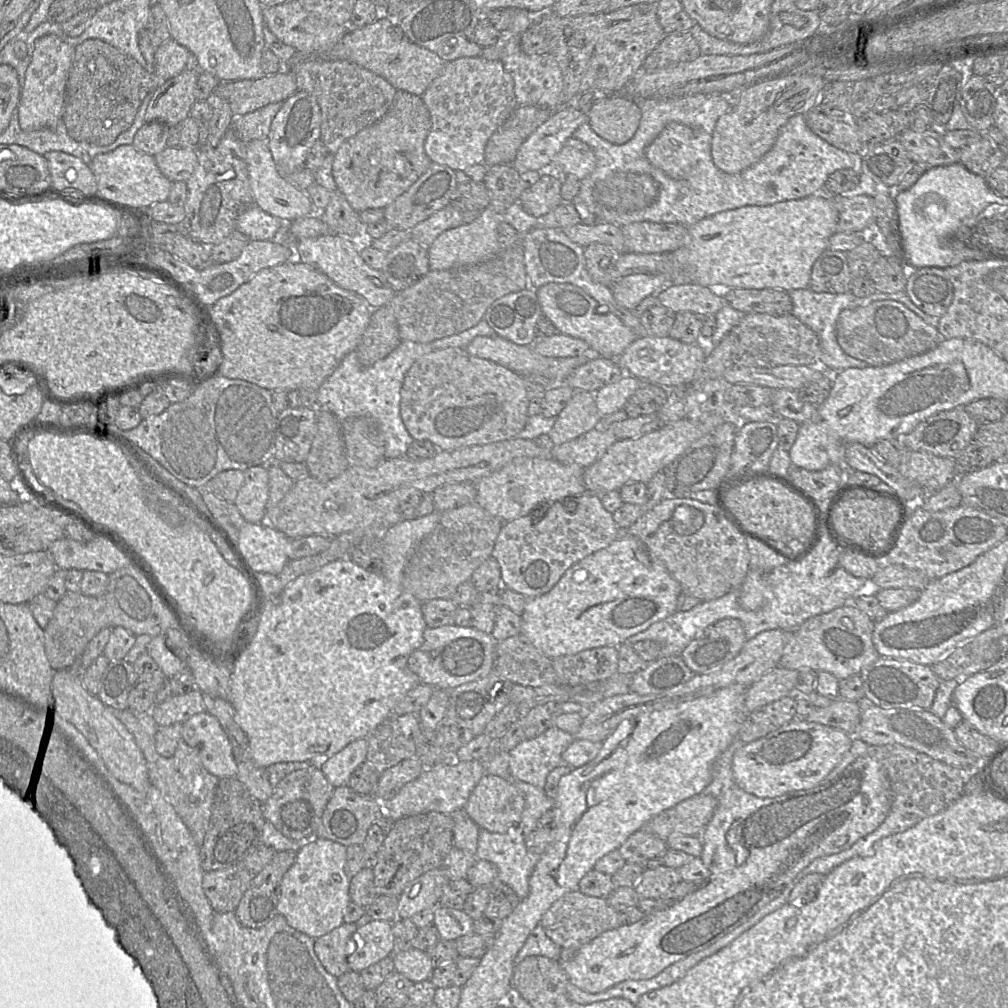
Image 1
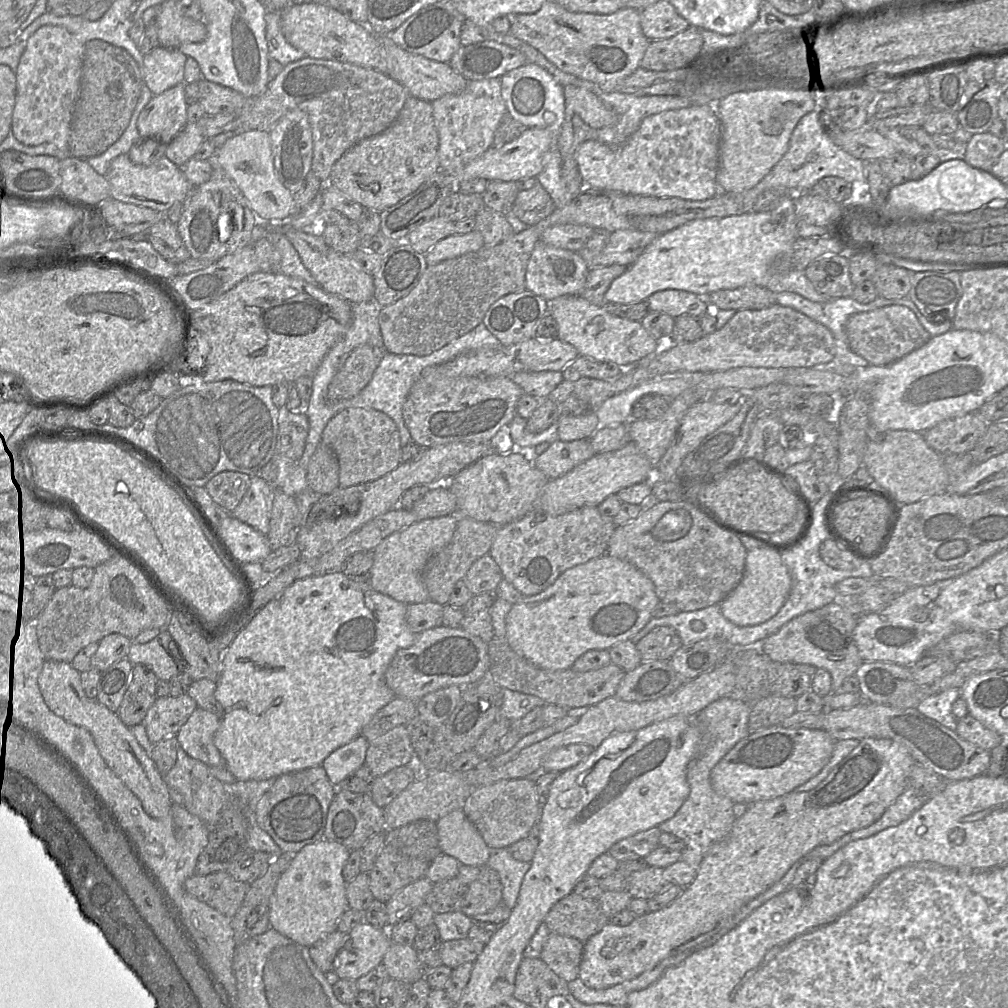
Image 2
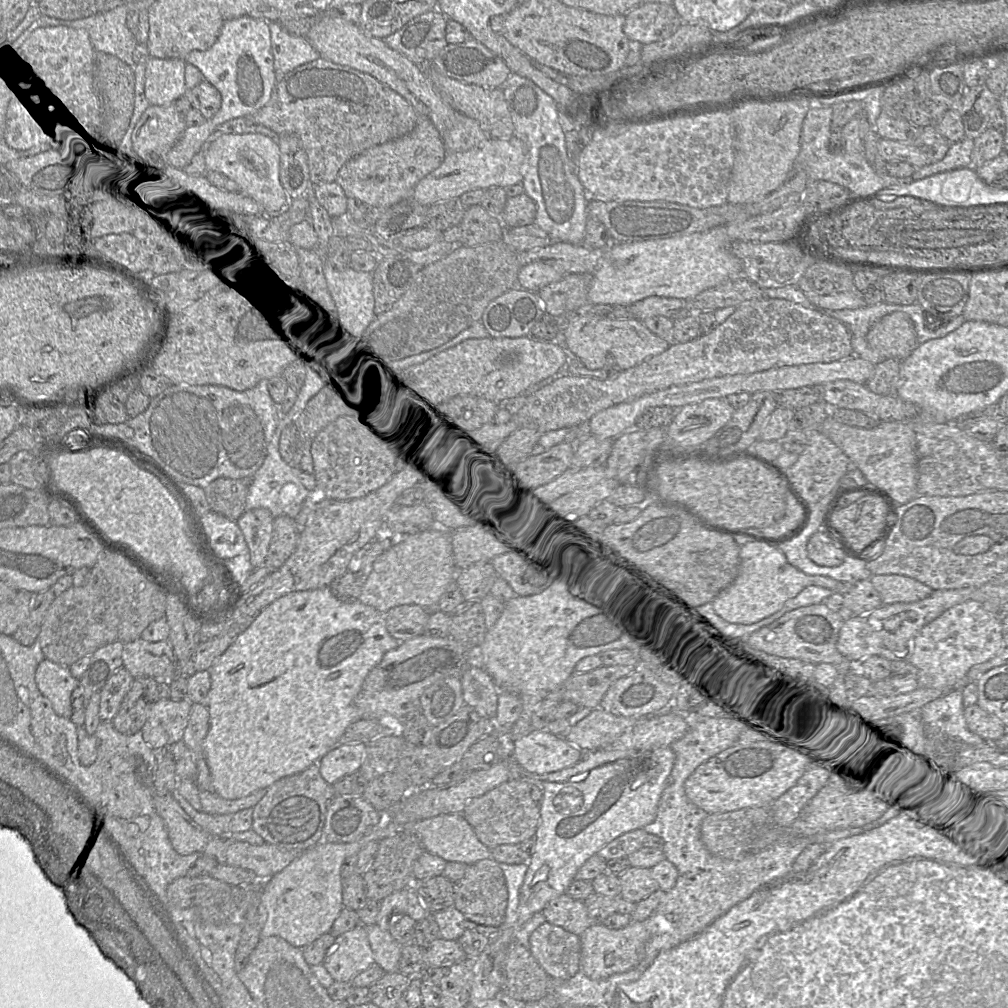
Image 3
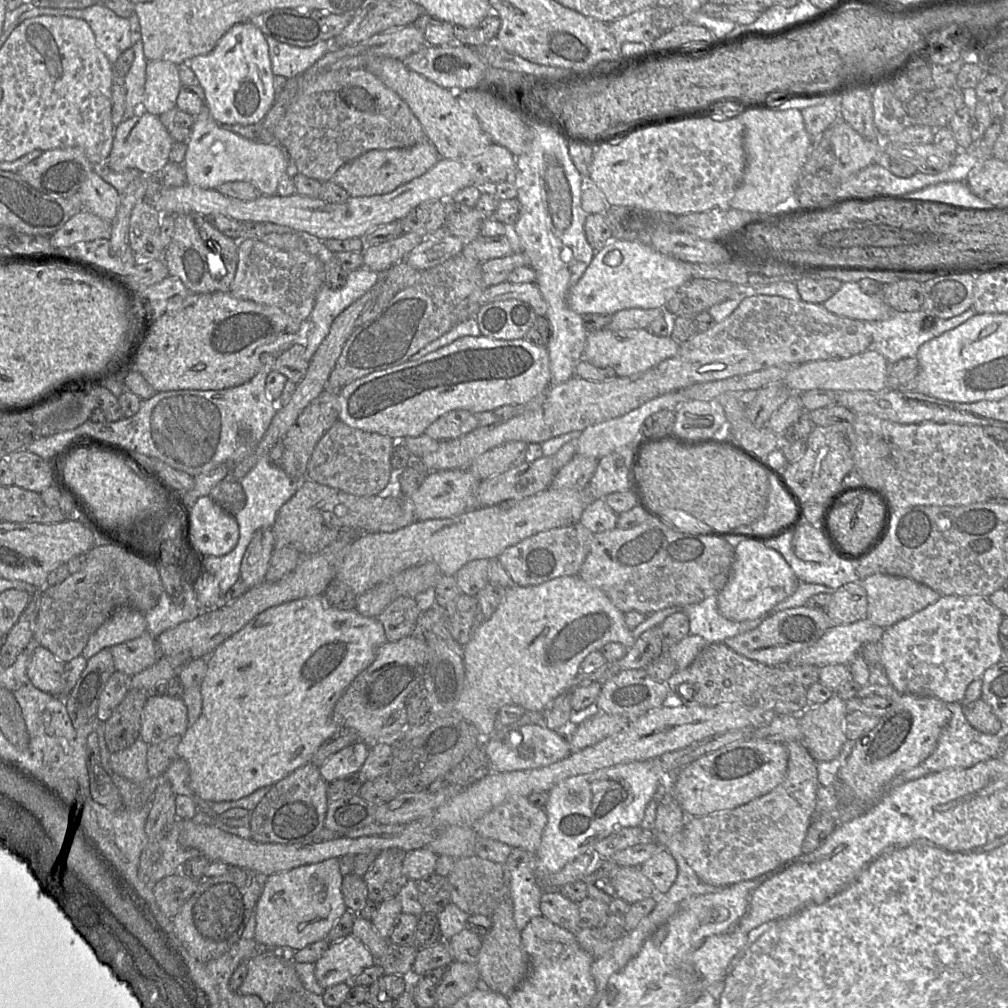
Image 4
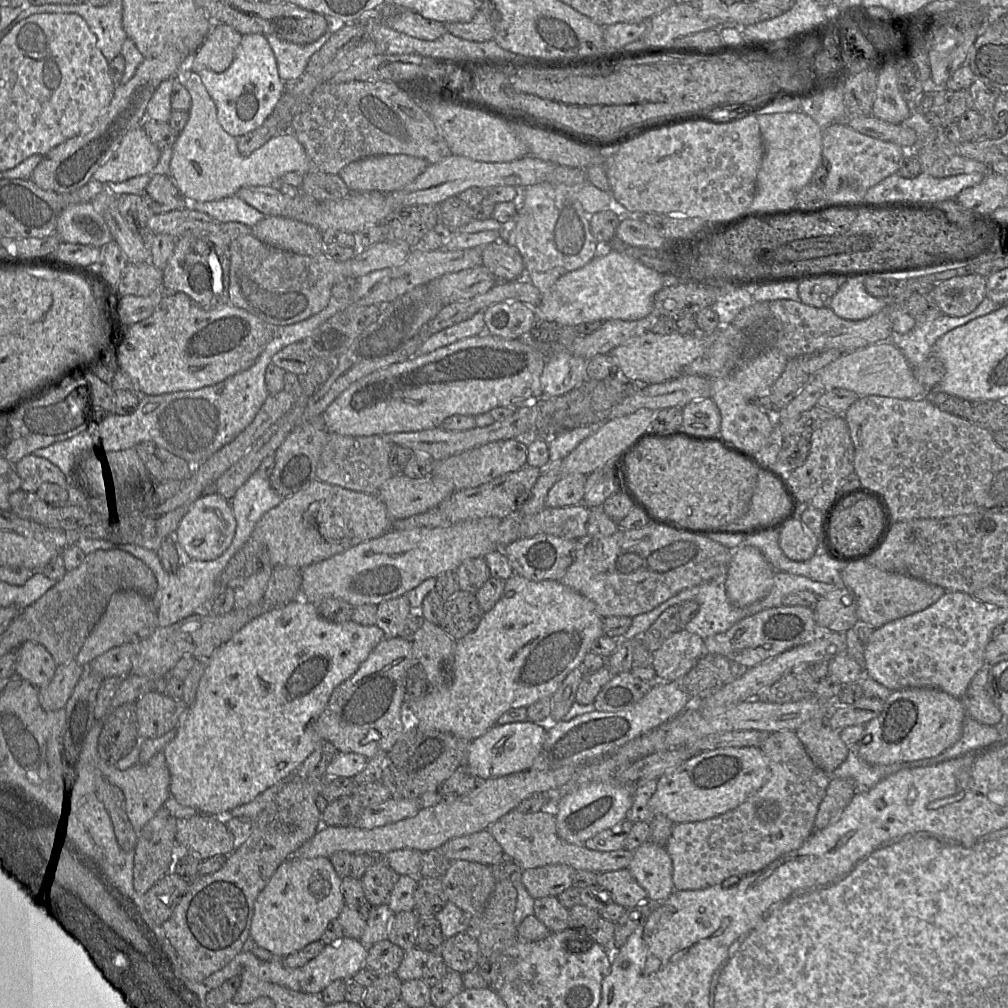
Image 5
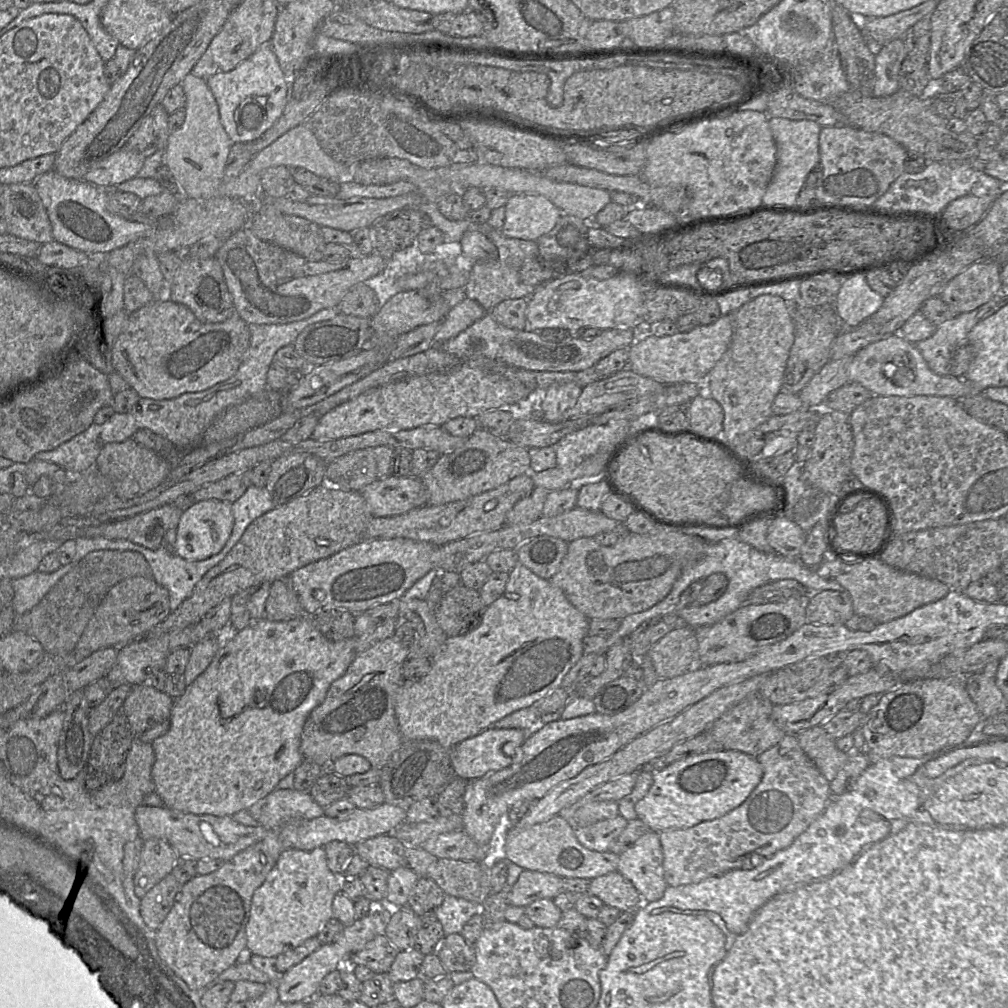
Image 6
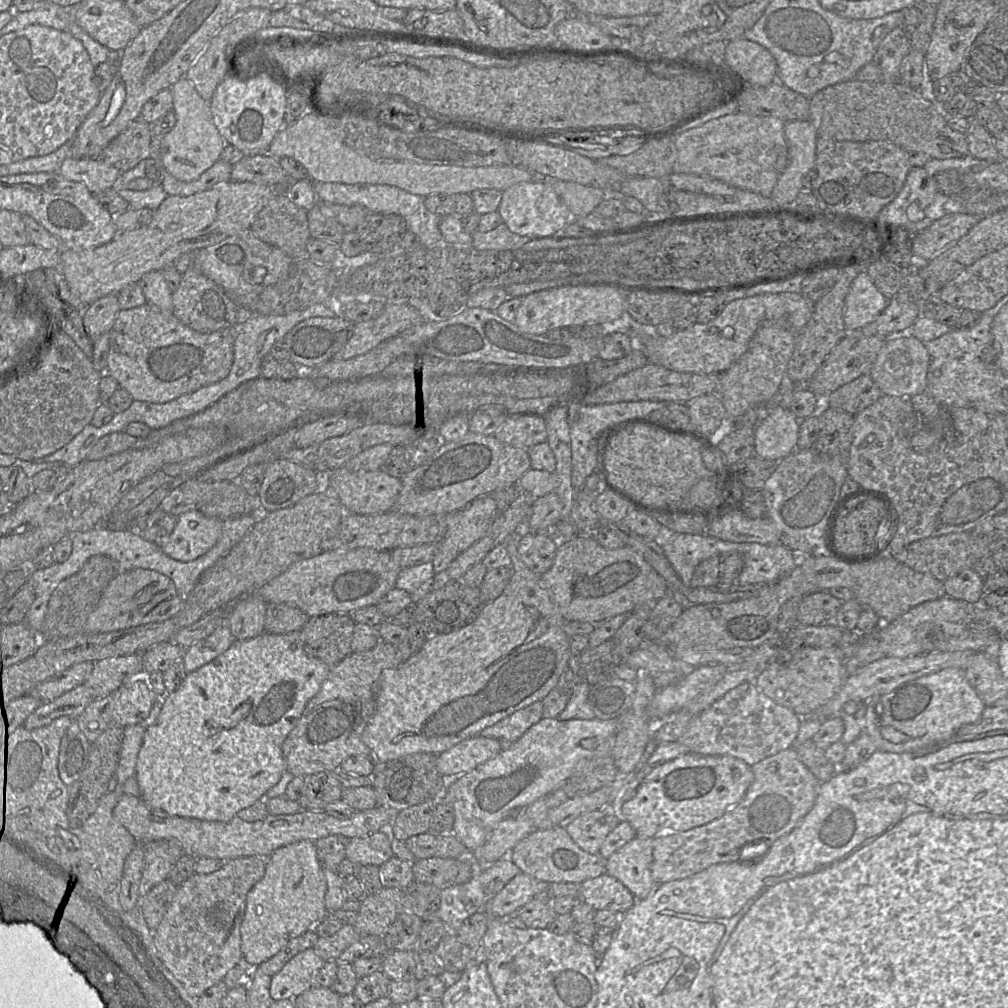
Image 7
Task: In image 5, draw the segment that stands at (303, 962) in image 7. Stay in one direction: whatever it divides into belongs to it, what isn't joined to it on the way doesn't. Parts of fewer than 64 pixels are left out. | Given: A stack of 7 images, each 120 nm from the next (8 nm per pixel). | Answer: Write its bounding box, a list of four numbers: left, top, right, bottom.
[300,937,368,995]

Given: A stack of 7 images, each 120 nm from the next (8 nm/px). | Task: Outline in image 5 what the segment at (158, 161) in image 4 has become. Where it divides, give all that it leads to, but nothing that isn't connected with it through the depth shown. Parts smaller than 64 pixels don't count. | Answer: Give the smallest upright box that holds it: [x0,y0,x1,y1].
[93,126,161,183]

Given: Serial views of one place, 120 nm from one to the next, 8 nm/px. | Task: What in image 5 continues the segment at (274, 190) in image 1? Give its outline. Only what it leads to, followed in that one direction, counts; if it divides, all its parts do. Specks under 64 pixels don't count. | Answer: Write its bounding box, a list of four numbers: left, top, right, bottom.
[170,70,312,202]

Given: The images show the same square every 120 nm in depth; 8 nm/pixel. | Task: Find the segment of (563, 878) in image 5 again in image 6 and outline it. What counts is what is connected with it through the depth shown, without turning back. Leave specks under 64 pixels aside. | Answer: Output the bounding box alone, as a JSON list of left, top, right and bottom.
[506,870,563,907]

